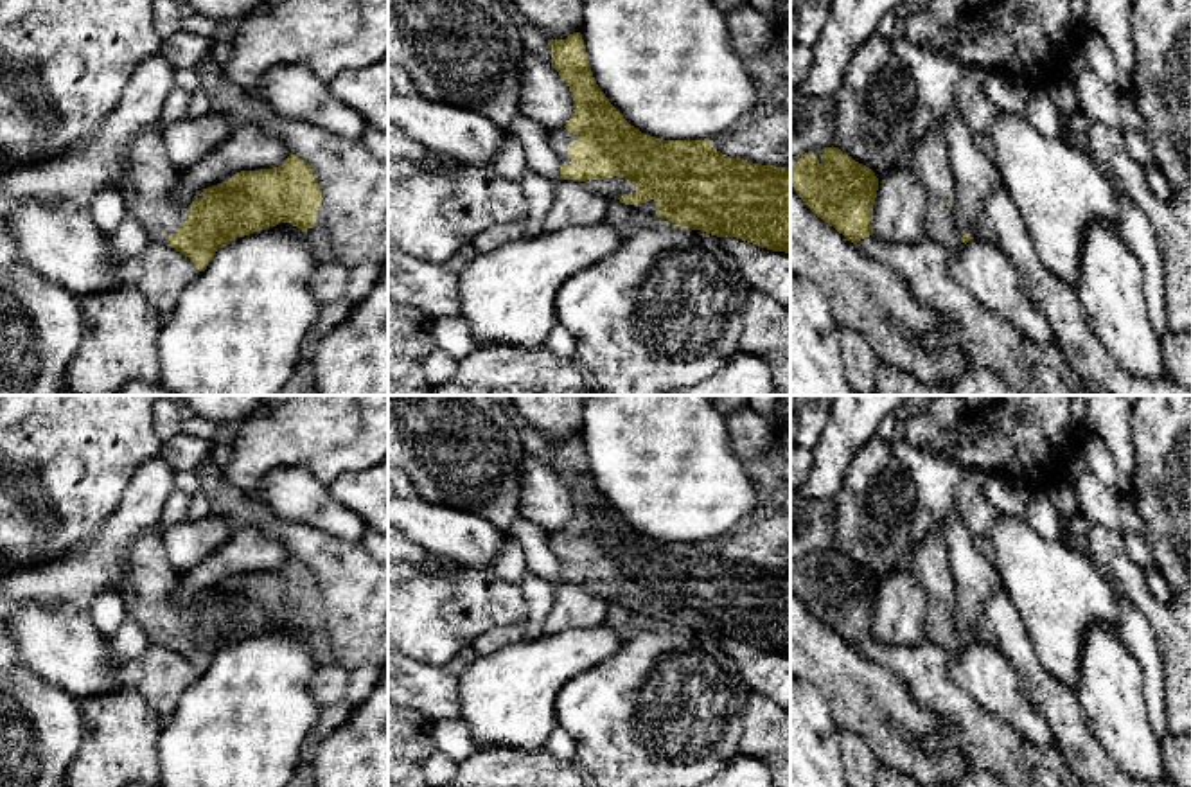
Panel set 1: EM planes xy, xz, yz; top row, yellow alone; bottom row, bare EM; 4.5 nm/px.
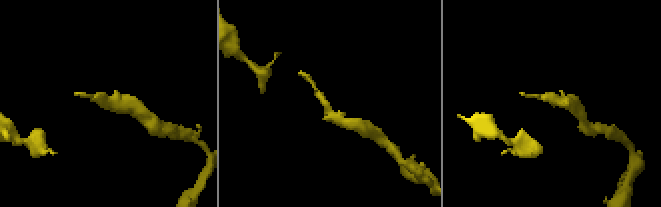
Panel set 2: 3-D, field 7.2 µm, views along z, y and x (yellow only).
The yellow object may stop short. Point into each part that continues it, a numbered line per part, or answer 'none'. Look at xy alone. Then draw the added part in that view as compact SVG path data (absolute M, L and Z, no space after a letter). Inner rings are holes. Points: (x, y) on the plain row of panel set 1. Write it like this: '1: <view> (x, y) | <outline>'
1: xy (149, 579) | M151 526L151 528L144 528L131 543L129 543L129 566L122 577L122 600L124 600L124 607L126 607L126 613L131 615L140 625L142 629L146 631L147 638L149 638L149 643L151 645L162 645L162 647L167 647L169 649L169 638L176 632L180 632L185 625L185 620L189 618L189 607L196 602L196 600L203 600L205 593L196 597L189 606L180 606L180 604L174 604L172 602L172 589L176 586L176 580L178 580L178 573L174 571L174 568L171 566L169 562L169 557L167 557L167 552L165 552L165 546L163 546L163 532L158 528L158 526Z

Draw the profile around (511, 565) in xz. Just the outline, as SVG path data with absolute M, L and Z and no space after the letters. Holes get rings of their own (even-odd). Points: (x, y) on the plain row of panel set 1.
M505 535L503 544L494 559L492 571L507 582L521 584L526 570L526 557L521 544Z

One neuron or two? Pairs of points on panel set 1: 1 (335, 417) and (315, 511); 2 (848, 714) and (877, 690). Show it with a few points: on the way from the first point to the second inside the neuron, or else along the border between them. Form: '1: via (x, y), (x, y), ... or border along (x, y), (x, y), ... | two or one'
1: border along (281, 466), (304, 466), (327, 487) | two
2: via (855, 707), (870, 696) | one

